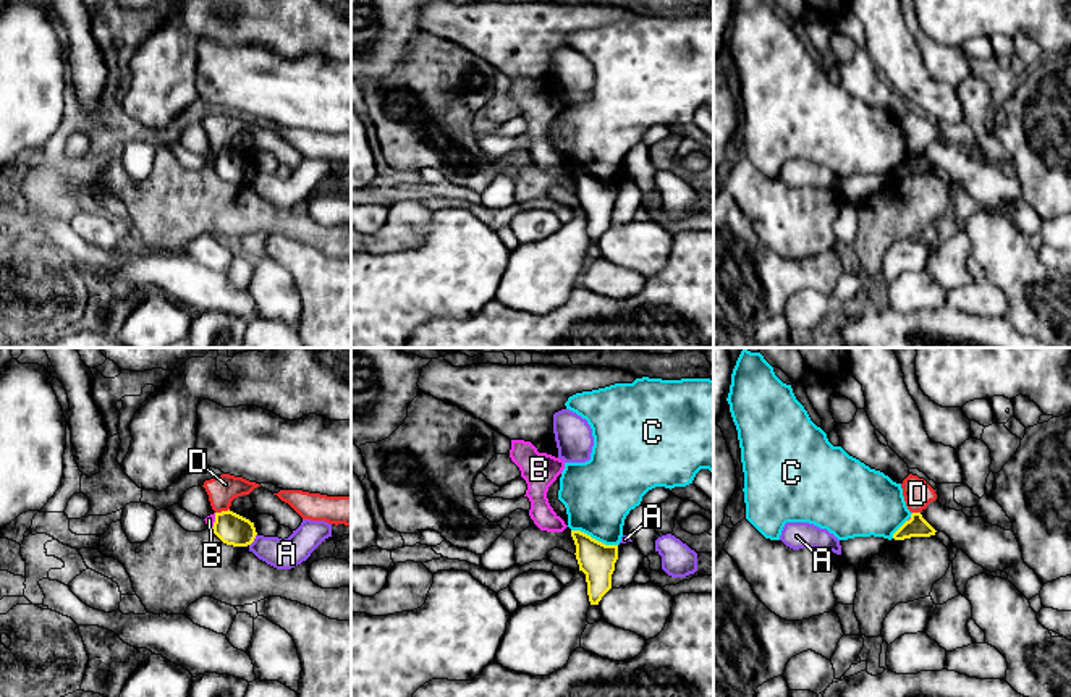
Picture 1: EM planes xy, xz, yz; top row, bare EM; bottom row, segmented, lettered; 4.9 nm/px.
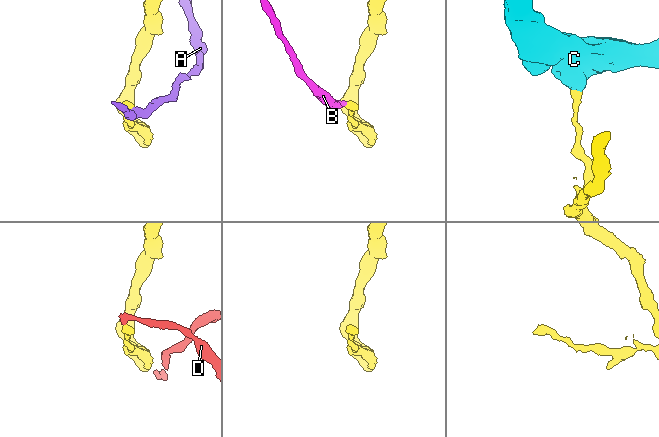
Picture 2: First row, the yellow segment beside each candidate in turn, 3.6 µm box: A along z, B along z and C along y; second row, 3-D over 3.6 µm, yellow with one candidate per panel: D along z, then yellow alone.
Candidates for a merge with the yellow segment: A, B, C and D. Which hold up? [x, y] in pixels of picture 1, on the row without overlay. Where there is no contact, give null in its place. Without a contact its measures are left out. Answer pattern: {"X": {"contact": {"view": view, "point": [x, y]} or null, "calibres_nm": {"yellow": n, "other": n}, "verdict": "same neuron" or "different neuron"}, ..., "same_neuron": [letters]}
{"A": {"contact": {"view": "xy", "point": [253, 178]}, "calibres_nm": {"yellow": 160, "other": 150}, "verdict": "different neuron"}, "B": {"contact": {"view": "xy", "point": [215, 159]}, "calibres_nm": {"yellow": 160, "other": 50}, "verdict": "different neuron"}, "C": {"contact": {"view": "xz", "point": [594, 177]}, "calibres_nm": {"yellow": 180, "other": 360}, "verdict": "different neuron"}, "D": {"contact": {"view": "xy", "point": [222, 149]}, "calibres_nm": {"yellow": 160, "other": 150}, "verdict": "different neuron"}, "same_neuron": []}

